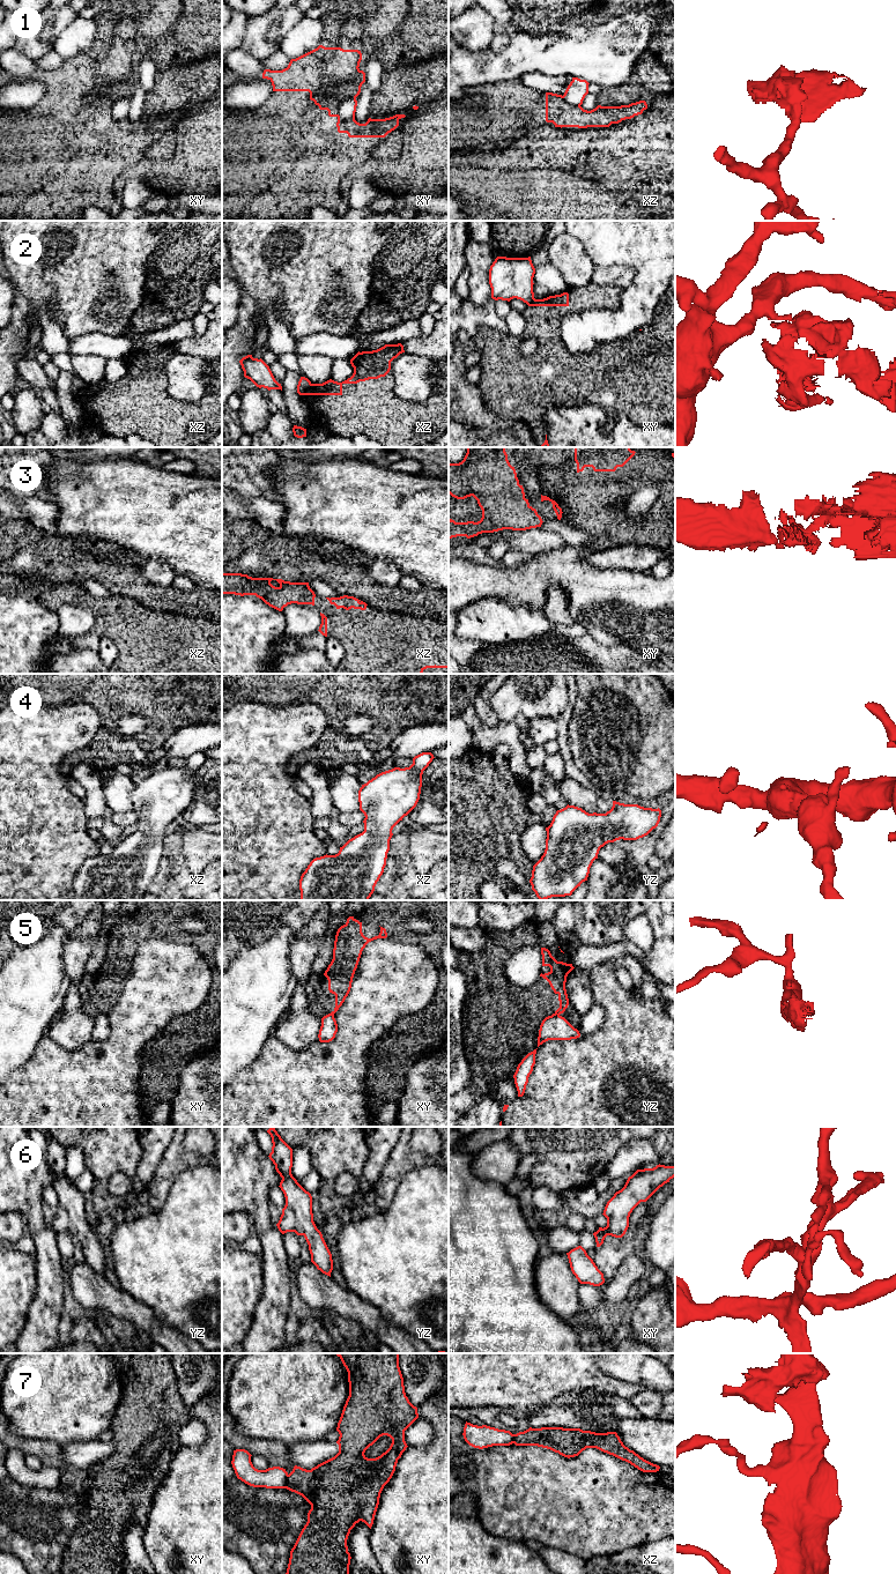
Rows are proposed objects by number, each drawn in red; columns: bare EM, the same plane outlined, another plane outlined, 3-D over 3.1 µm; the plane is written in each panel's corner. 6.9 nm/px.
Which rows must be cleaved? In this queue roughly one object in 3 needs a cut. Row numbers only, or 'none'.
1, 2, 5, 7

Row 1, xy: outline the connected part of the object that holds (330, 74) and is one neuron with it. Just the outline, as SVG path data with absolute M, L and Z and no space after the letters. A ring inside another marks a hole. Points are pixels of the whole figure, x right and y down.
M319 45L291 59L282 70L265 69L262 79L272 82L273 91L309 91L310 99L320 110L327 110L329 117L338 118L339 133L347 133L349 138L385 138L399 126L405 114L385 119L369 118L365 124L339 118L340 103L346 98L356 98L365 82L365 73L358 68L361 60L358 50Z

